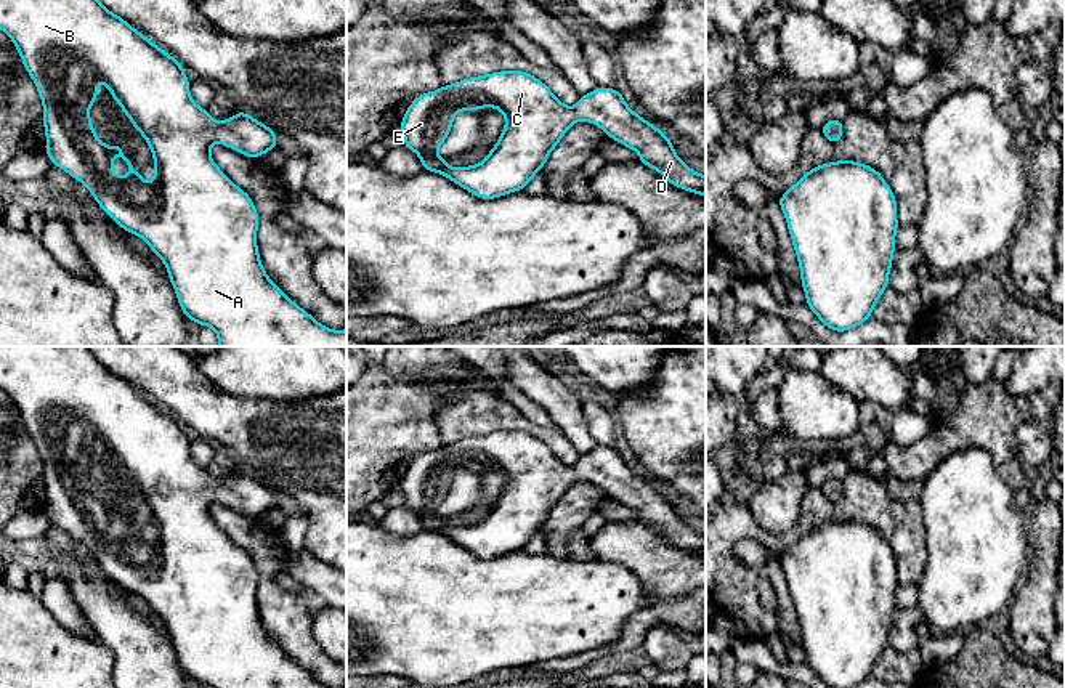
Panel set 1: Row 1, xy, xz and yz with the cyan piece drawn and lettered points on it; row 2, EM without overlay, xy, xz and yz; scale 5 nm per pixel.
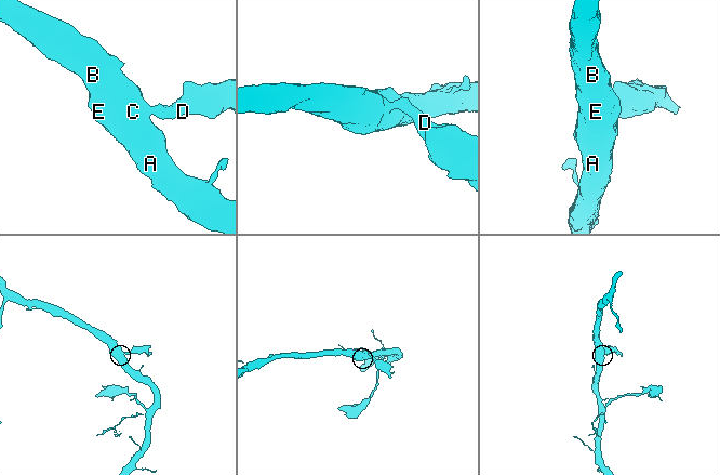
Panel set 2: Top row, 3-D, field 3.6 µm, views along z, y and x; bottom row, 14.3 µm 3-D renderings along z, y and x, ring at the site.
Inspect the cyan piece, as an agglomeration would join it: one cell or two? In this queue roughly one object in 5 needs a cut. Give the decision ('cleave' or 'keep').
keep

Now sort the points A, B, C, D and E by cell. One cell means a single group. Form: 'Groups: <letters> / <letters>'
Groups: A B C D E

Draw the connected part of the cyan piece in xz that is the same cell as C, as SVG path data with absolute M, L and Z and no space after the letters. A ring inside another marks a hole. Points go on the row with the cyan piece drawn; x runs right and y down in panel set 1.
M499 71L443 85L436 91L417 96L407 107L399 128L404 146L414 151L427 172L444 175L452 183L481 199L502 197L524 186L545 165L553 148L577 120L598 125L611 140L638 152L638 160L659 172L670 184L706 197L706 175L691 170L674 151L672 141L653 123L635 114L622 99L621 90L597 87L582 95L573 107L563 104L550 88L523 71ZM496 107L505 117L505 128L489 154L476 165L449 167L438 156L439 146L451 133L454 115L460 111Z

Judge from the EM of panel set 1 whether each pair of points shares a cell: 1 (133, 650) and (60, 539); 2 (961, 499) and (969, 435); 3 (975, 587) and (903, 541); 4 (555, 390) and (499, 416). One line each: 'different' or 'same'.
1: same
2: different
3: different
4: different

